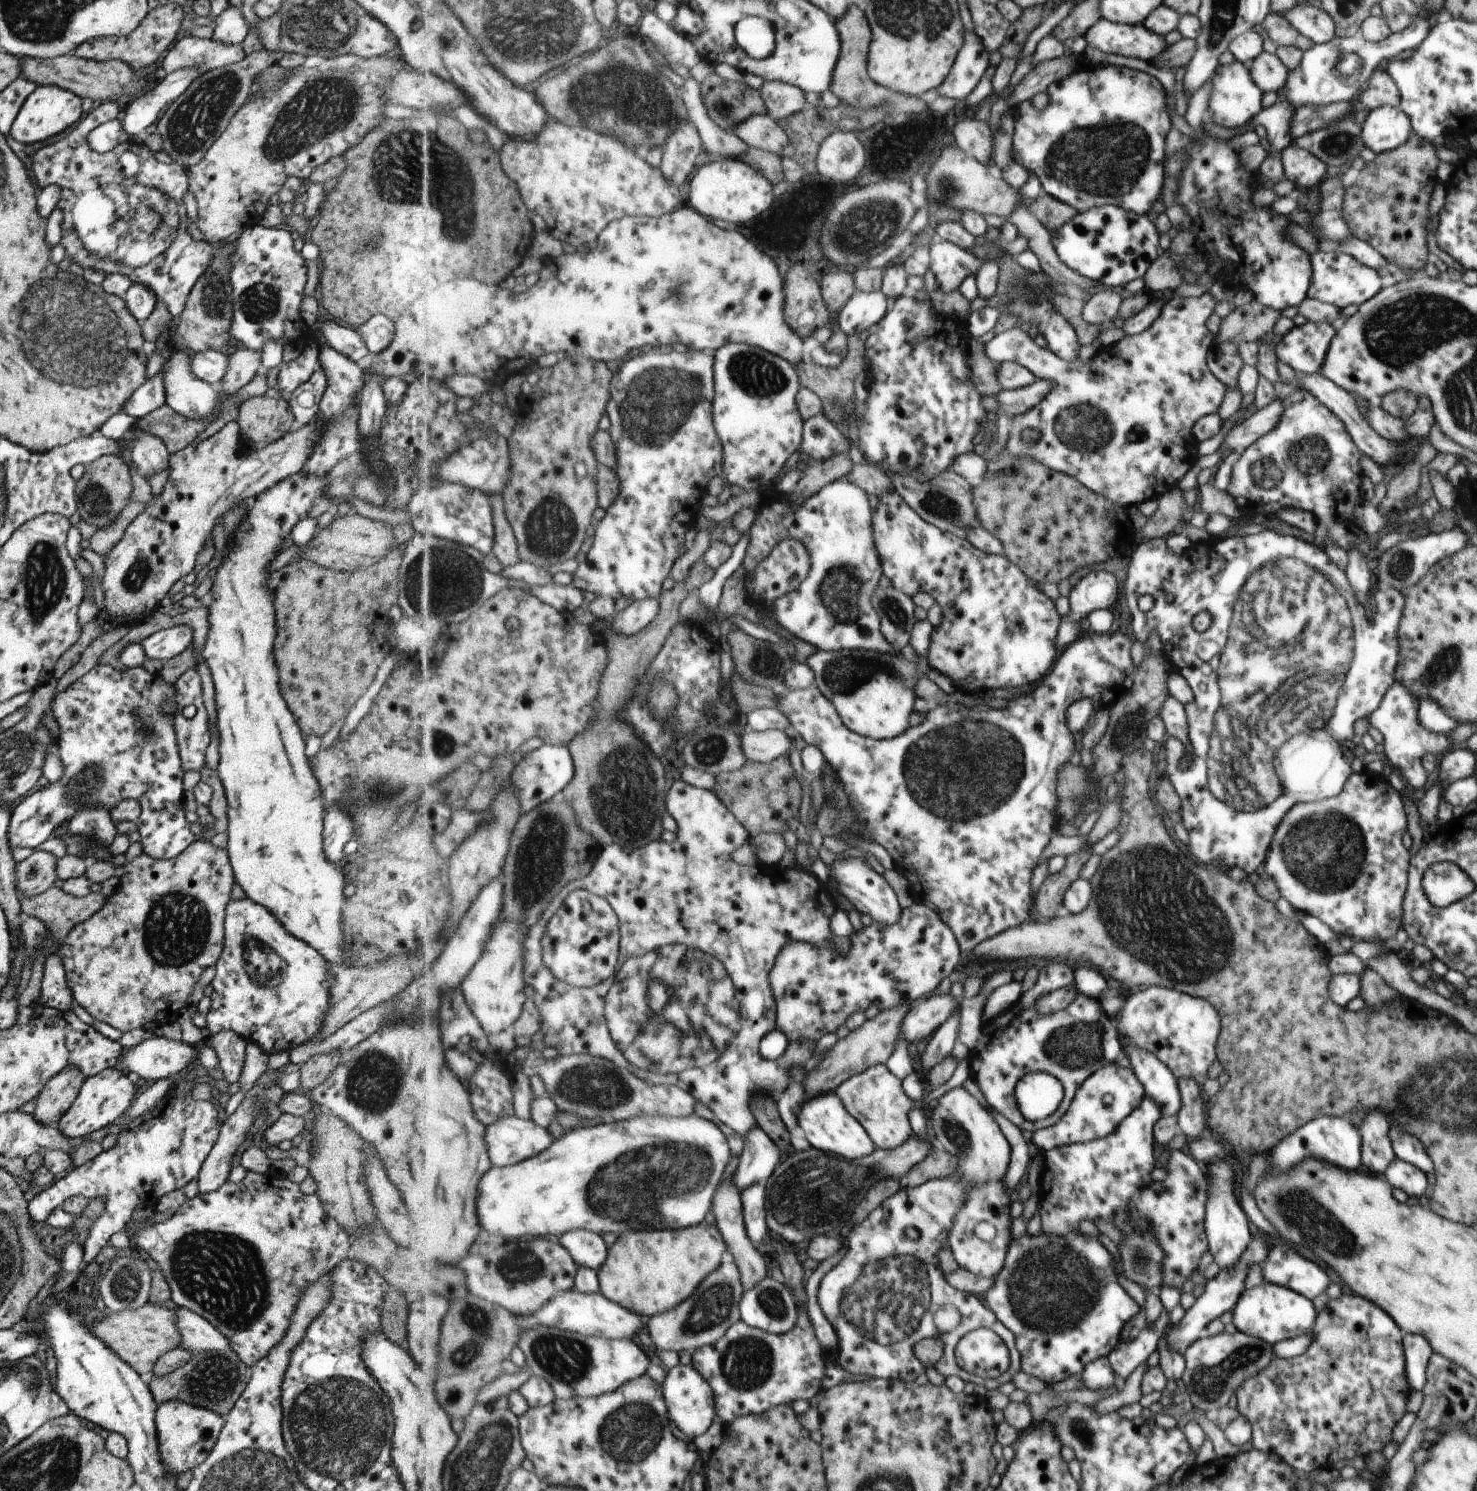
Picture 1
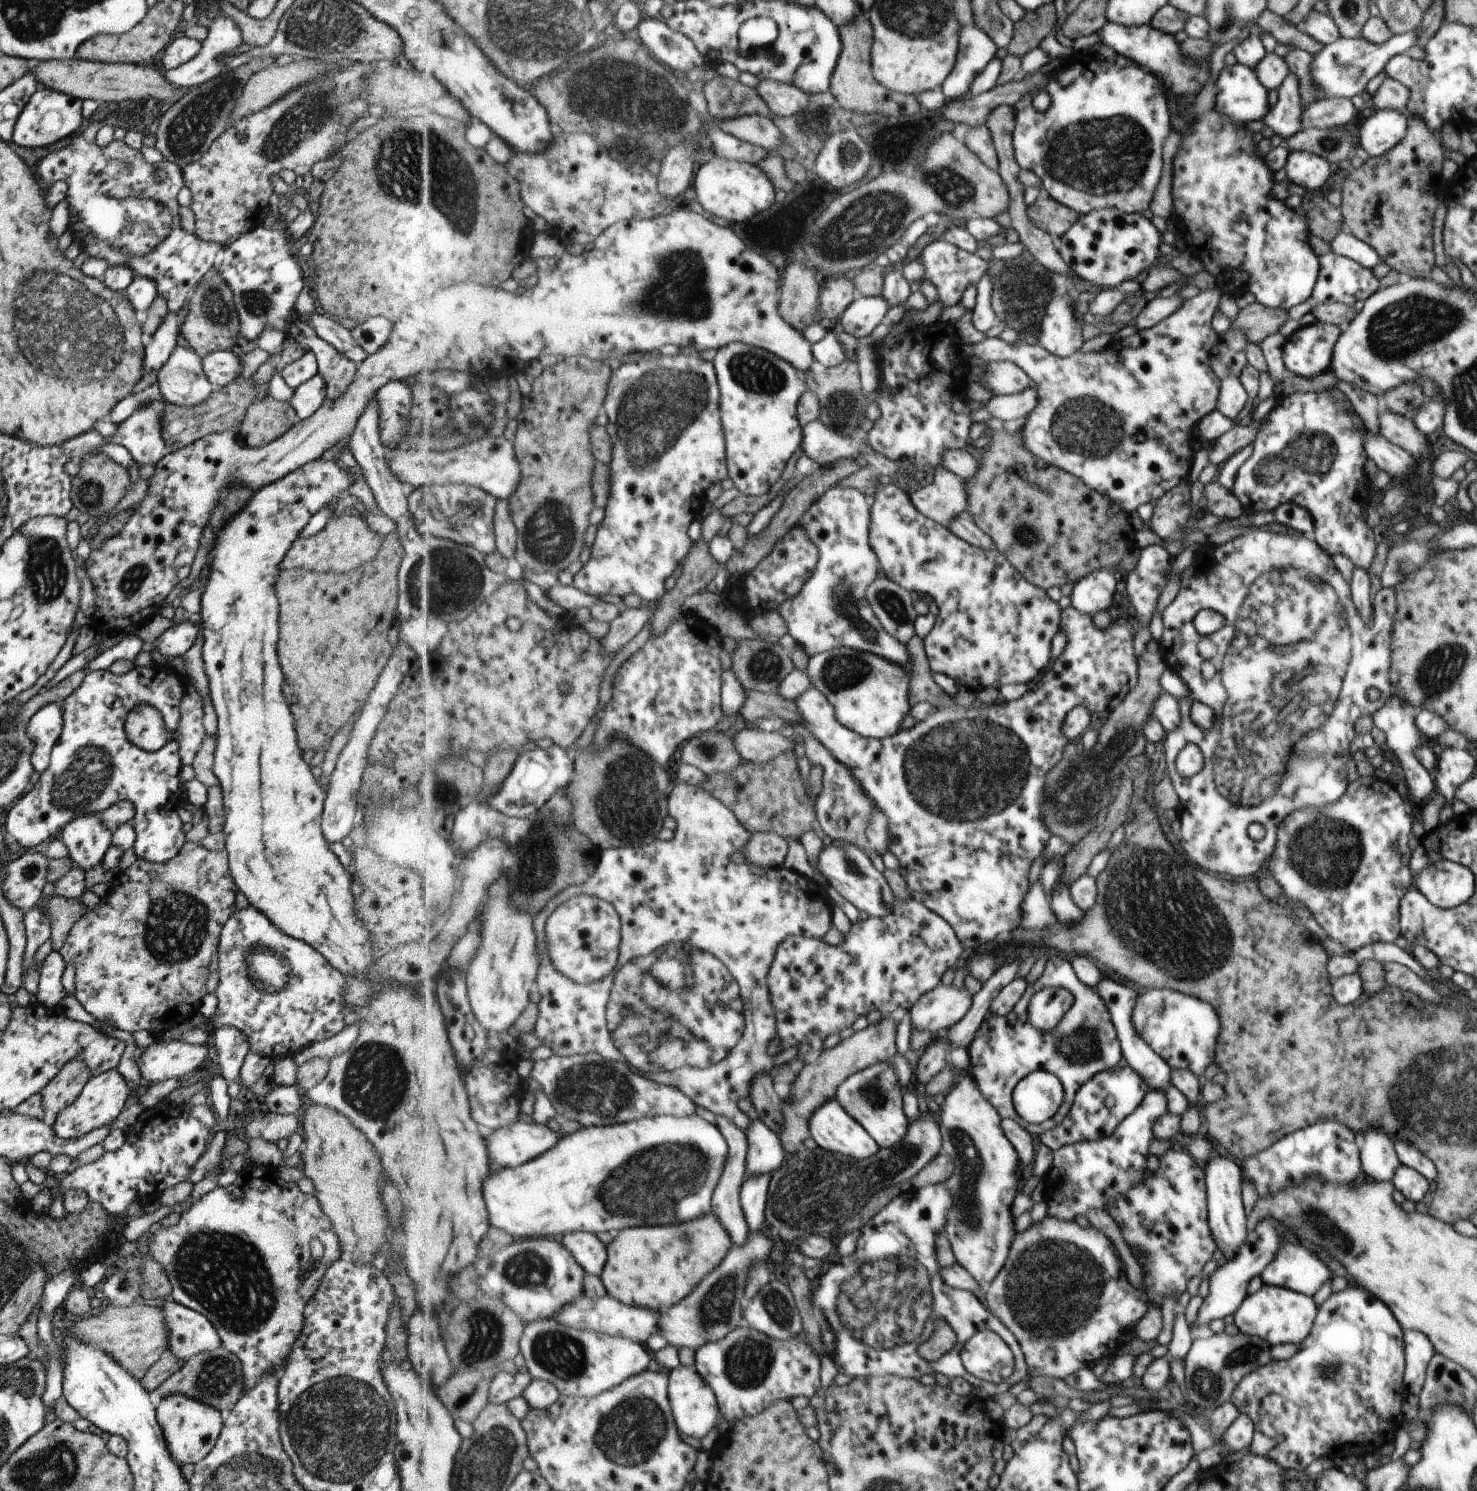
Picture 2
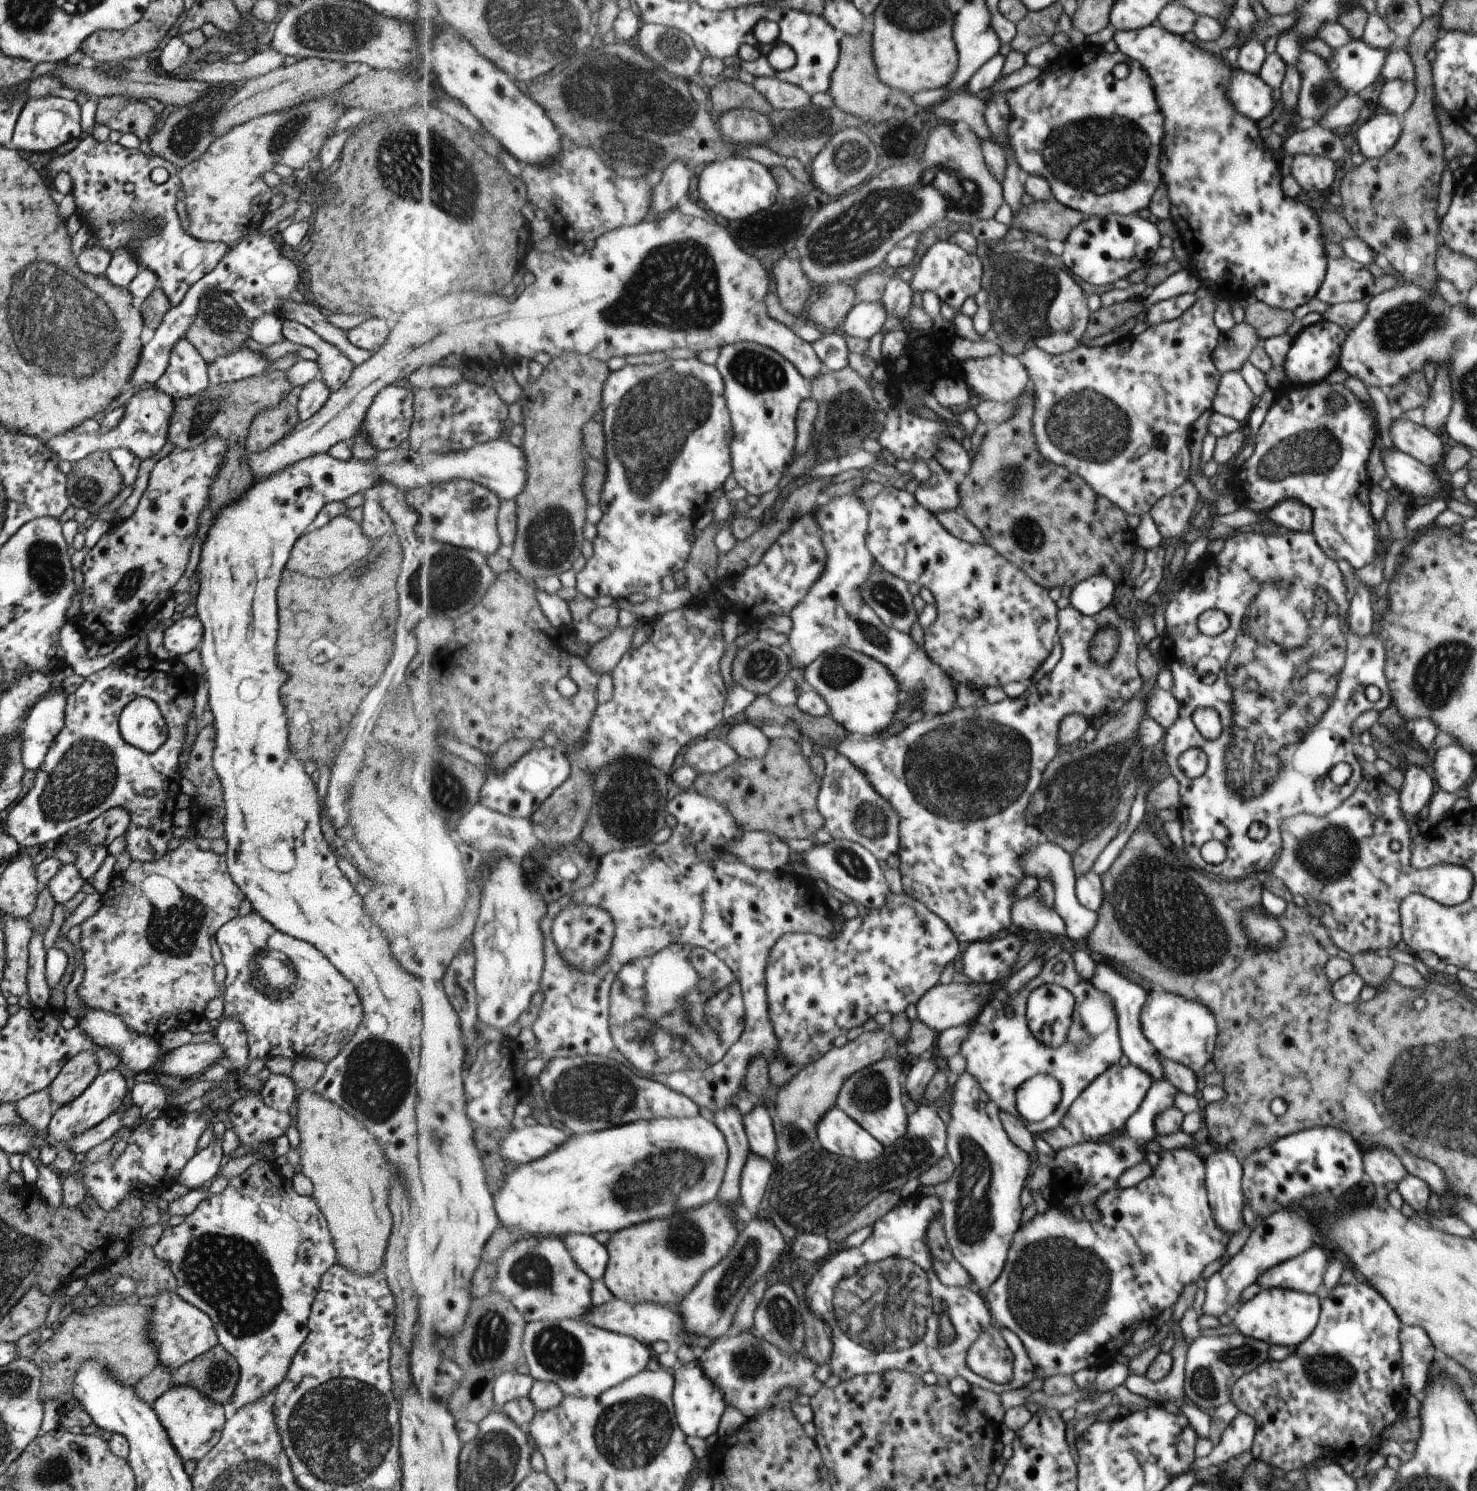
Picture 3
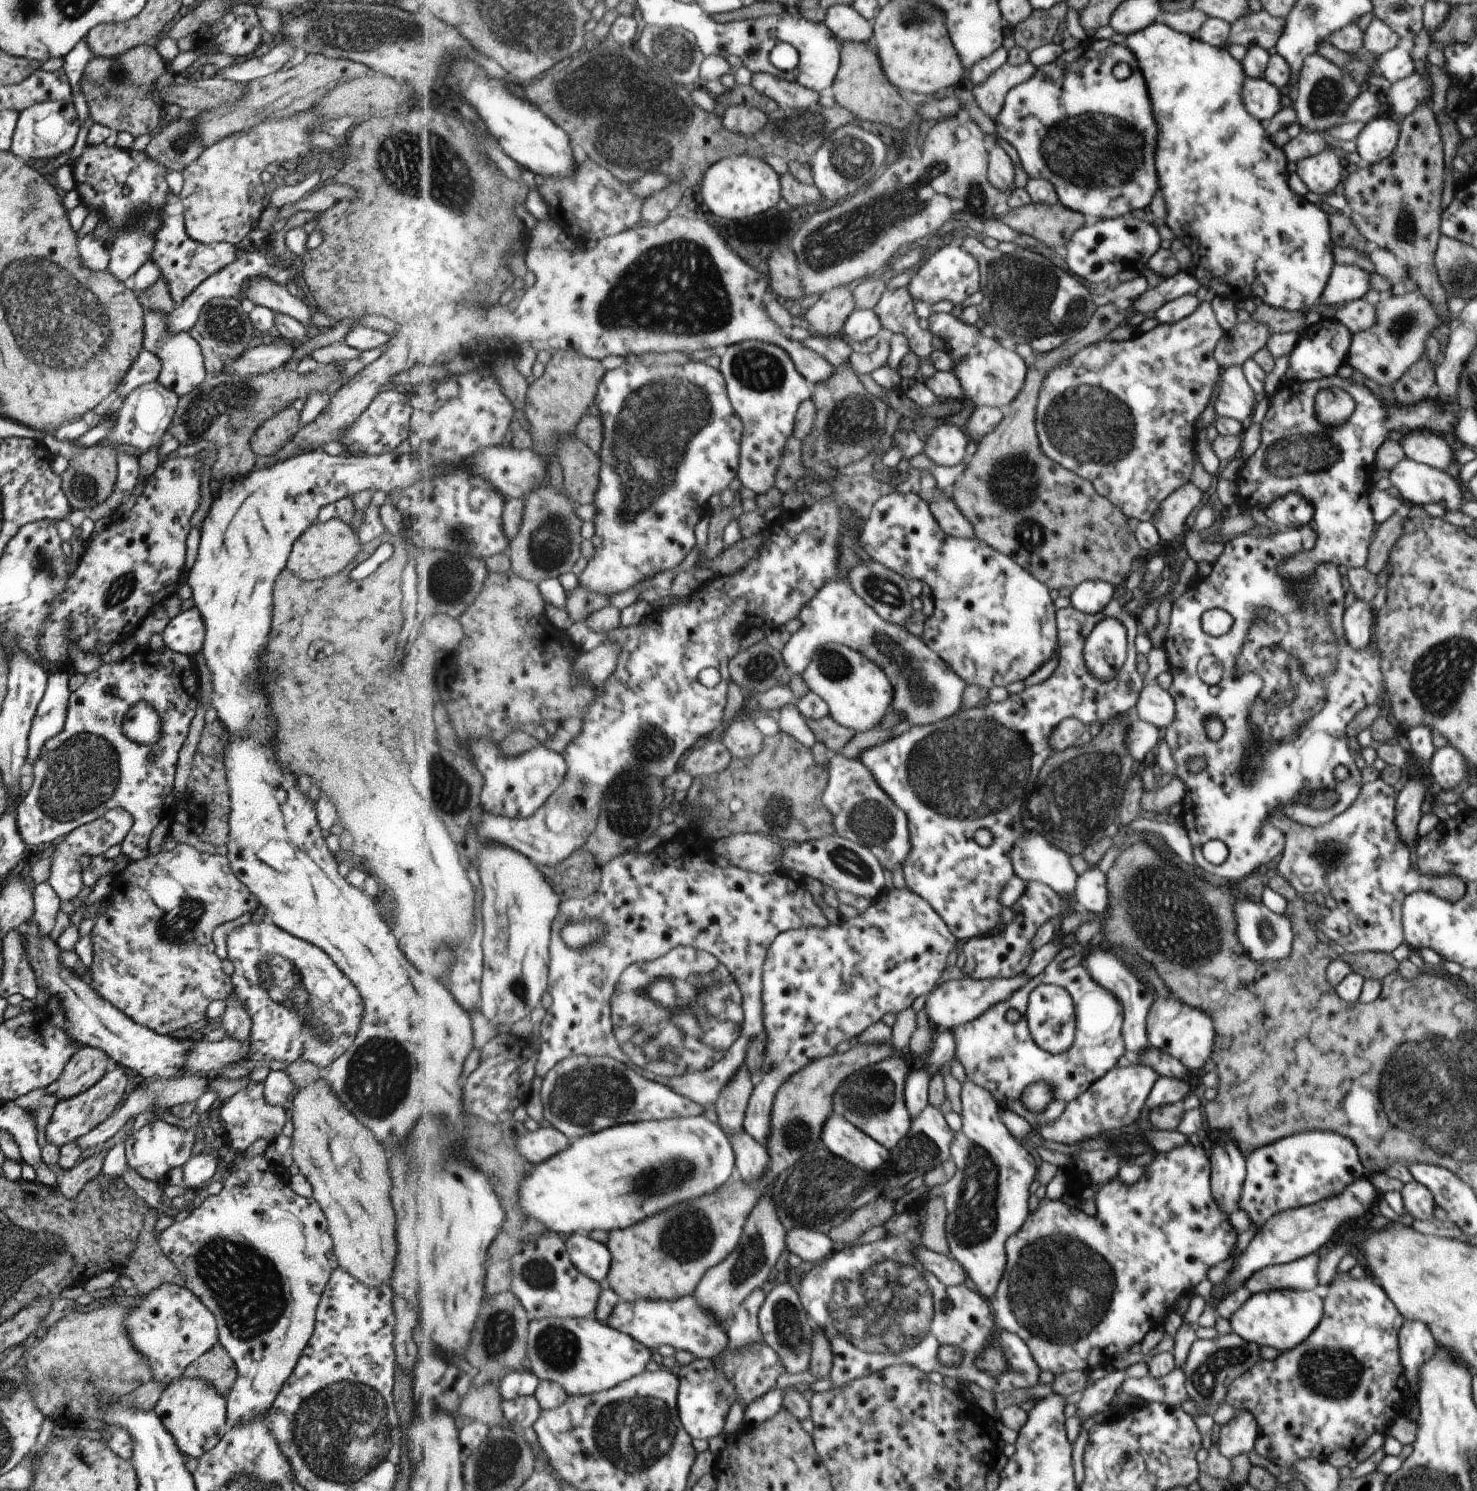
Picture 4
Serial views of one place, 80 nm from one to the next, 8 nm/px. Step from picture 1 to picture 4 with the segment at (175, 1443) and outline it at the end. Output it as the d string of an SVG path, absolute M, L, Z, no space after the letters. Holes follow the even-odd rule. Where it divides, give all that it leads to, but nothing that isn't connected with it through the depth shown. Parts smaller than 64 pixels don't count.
M180 1377L166 1385L153 1410L186 1457L201 1457L206 1451L212 1450L229 1427L226 1422L226 1396L200 1377Z

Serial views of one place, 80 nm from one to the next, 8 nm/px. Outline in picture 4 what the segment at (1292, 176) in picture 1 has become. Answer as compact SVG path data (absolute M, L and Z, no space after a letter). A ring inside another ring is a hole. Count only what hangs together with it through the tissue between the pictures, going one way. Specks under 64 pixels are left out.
M1326 147L1320 154L1299 160L1297 173L1309 190L1328 194L1342 180L1342 164L1334 149Z

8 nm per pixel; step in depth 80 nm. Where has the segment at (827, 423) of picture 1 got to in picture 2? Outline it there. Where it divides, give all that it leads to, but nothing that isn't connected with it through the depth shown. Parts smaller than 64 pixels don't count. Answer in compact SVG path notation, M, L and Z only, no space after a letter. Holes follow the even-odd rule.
M814 420L812 424L803 426L806 455L820 465L838 463L842 460L853 460L863 455L868 464L879 474L889 475L900 471L898 462L878 453L875 448L861 437L845 437L838 431L832 430L821 420ZM942 465L936 466L934 470L934 482L923 483L920 490L913 492L905 484L902 485L912 497L918 510L940 524L949 526L957 516L966 514L969 510L966 480L964 482L961 476Z

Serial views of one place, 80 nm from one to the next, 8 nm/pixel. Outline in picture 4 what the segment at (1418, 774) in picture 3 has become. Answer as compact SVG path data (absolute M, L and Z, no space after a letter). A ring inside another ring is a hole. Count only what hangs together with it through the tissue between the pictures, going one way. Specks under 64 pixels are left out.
M1412 777L1406 786L1399 792L1397 800L1396 823L1400 831L1401 840L1410 849L1417 845L1420 838L1418 834L1418 822L1422 814L1422 802L1426 790L1419 777Z

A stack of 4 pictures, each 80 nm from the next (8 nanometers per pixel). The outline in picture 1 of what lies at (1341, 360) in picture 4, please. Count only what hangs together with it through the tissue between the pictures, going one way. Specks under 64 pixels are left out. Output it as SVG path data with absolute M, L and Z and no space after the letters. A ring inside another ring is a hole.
M1308 321L1294 326L1275 346L1280 361L1304 375L1313 375L1323 368L1332 338L1337 332L1330 323Z

